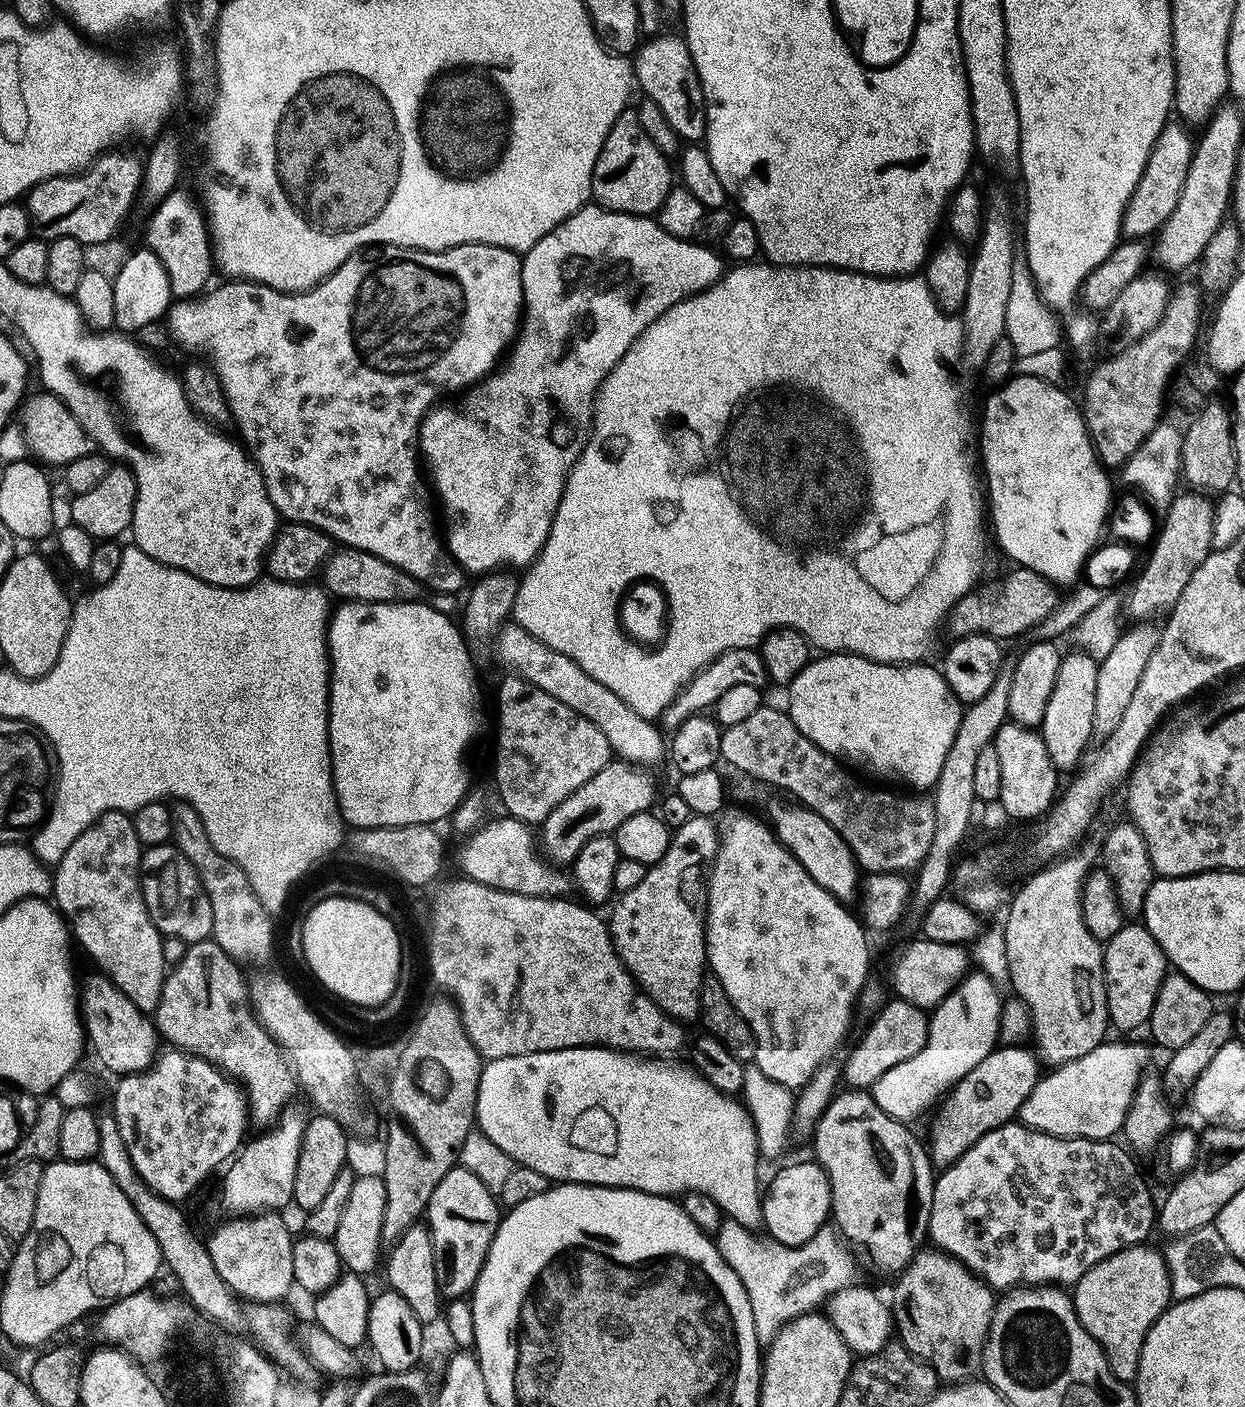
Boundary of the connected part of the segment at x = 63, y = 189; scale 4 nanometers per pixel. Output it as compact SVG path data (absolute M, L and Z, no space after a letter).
M109 150L97 156L82 172L70 176L55 176L32 185L31 190L26 193L26 207L33 233L39 239L51 242L58 238L74 238L85 246L104 244L123 226L128 211L137 203L137 192L144 176L144 165L140 156L138 158L120 151Z

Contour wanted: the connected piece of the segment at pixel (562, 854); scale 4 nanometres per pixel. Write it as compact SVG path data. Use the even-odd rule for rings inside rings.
M619 758L609 760L598 774L594 774L594 778L590 778L590 782L582 782L574 794L558 802L544 823L539 825L538 844L543 855L557 866L571 865L578 858L578 850L582 850L590 838L611 836L622 822L626 822L626 818L649 811L657 803L658 795L656 780L648 772L651 771Z

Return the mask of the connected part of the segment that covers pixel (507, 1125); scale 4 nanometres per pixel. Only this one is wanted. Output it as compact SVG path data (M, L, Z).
M585 1046L582 1048L563 1048L562 1050L554 1050L553 1052L531 1052L530 1054L522 1054L521 1056L503 1056L497 1060L489 1060L480 1069L480 1081L478 1082L478 1096L476 1098L476 1124L479 1131L494 1142L500 1150L504 1150L506 1154L521 1168L529 1168L530 1170L538 1170L538 1174L542 1174L549 1182L563 1182L566 1184L597 1184L603 1188L636 1188L640 1192L649 1192L655 1196L667 1196L669 1198L679 1197L686 1192L697 1192L698 1194L706 1194L710 1198L714 1198L714 1202L718 1202L721 1213L725 1217L731 1218L739 1224L745 1226L755 1226L761 1223L761 1189L756 1189L756 1160L758 1161L758 1145L756 1142L756 1128L752 1124L752 1115L748 1113L748 1109L744 1107L739 1099L728 1096L724 1092L720 1092L710 1083L704 1076L701 1076L695 1068L687 1063L675 1064L672 1058L649 1058L644 1054L632 1055L622 1052L614 1048L601 1048L599 1046Z

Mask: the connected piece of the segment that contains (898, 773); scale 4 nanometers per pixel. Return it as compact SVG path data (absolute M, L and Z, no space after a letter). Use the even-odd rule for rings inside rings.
M824 654L819 658L806 665L786 688L786 711L798 730L837 759L850 758L868 771L904 782L914 790L935 789L962 715L960 699L940 675L939 667L928 664L932 662L880 664L851 654Z

